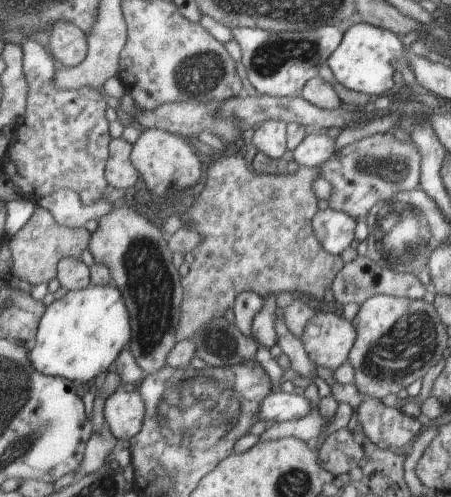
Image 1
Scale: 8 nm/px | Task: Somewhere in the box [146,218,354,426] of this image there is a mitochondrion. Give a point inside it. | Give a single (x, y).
(224, 344)

